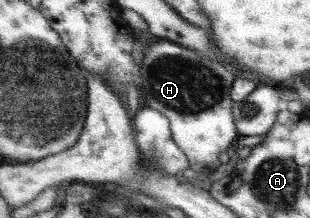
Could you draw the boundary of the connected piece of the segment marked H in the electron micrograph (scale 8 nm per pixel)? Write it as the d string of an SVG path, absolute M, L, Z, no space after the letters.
M153 38L141 51L137 90L139 101L168 119L173 141L182 149L188 168L208 175L217 169L219 153L233 148L239 135L234 126L230 87L234 80L221 61L181 47L162 38Z

